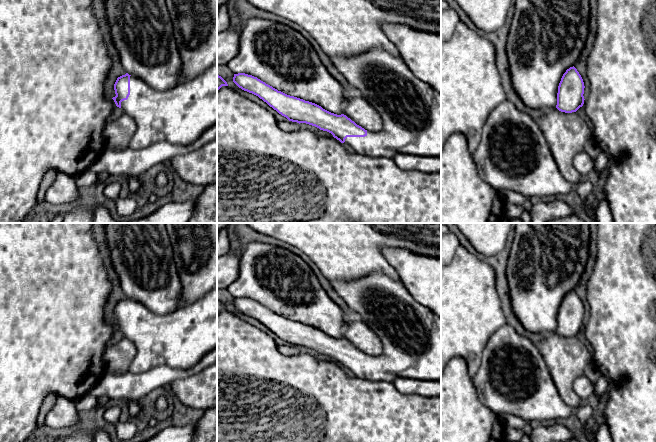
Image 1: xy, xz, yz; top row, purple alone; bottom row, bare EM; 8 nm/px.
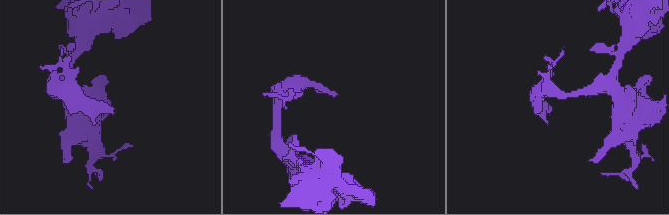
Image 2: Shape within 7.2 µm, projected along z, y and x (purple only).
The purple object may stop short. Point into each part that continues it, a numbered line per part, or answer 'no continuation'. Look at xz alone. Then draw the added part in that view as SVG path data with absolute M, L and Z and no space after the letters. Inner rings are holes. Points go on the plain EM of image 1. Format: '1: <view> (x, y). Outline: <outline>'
1: xz (410, 333). Outline: M370 273L363 278L346 282L339 280L329 281L331 288L335 290L345 301L351 311L361 316L362 321L365 322L379 336L383 345L383 352L378 356L367 355L367 359L365 361L347 361L345 363L344 367L350 369L354 373L354 376L371 382L386 381L393 383L399 377L423 381L441 381L441 318L435 315L430 309L415 301L406 287L400 281L395 281L383 273Z

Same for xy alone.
1: xy (180, 340). Outline: M217 286L192 305L164 316L131 299L130 319L121 326L121 332L136 347L131 373L140 374L161 365L188 369L217 347Z

